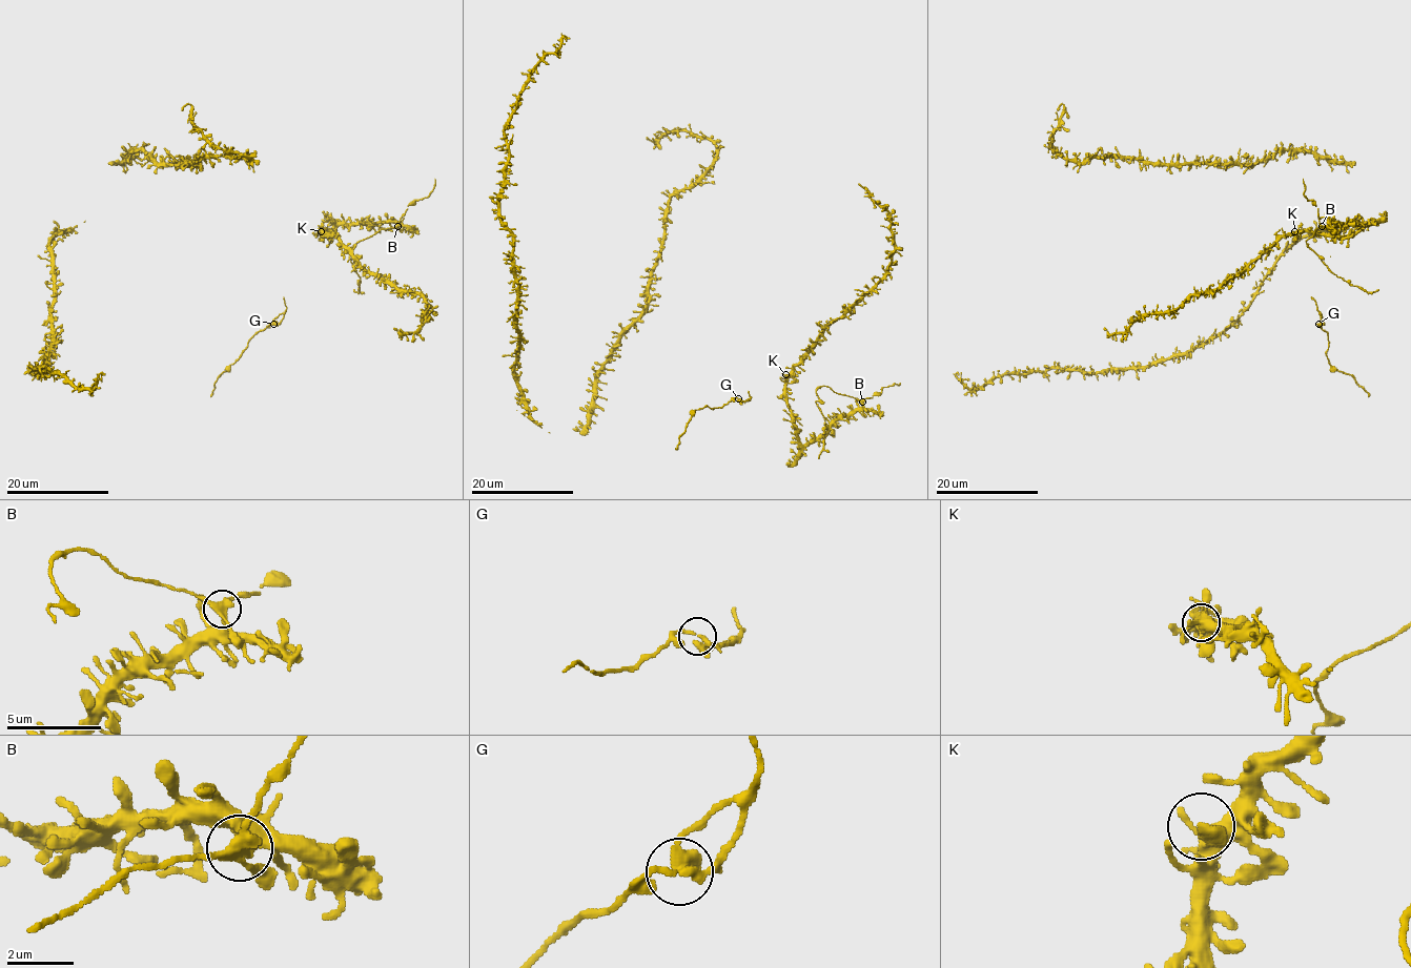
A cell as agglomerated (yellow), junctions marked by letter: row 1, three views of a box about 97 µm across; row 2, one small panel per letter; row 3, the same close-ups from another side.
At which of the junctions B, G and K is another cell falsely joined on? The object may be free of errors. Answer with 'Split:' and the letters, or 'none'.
Split: none

